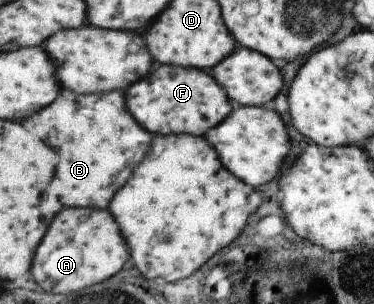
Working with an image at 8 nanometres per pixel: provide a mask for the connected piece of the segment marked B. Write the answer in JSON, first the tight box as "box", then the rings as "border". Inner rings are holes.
{"box":[22,88,152,209],"border":[[[62,88],[46,109],[22,121],[42,141],[50,141],[54,179],[46,193],[62,201],[62,207],[106,209],[110,197],[126,183],[132,169],[150,151],[152,135],[130,115],[125,95],[116,90],[101,94],[77,94]]]}

